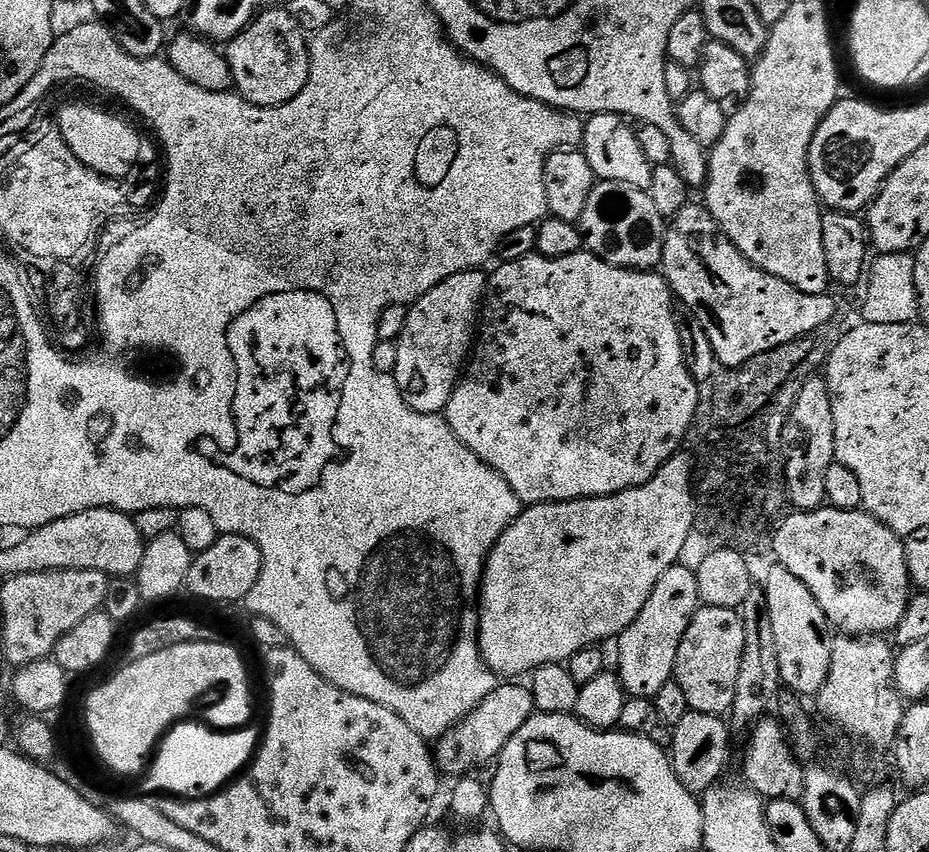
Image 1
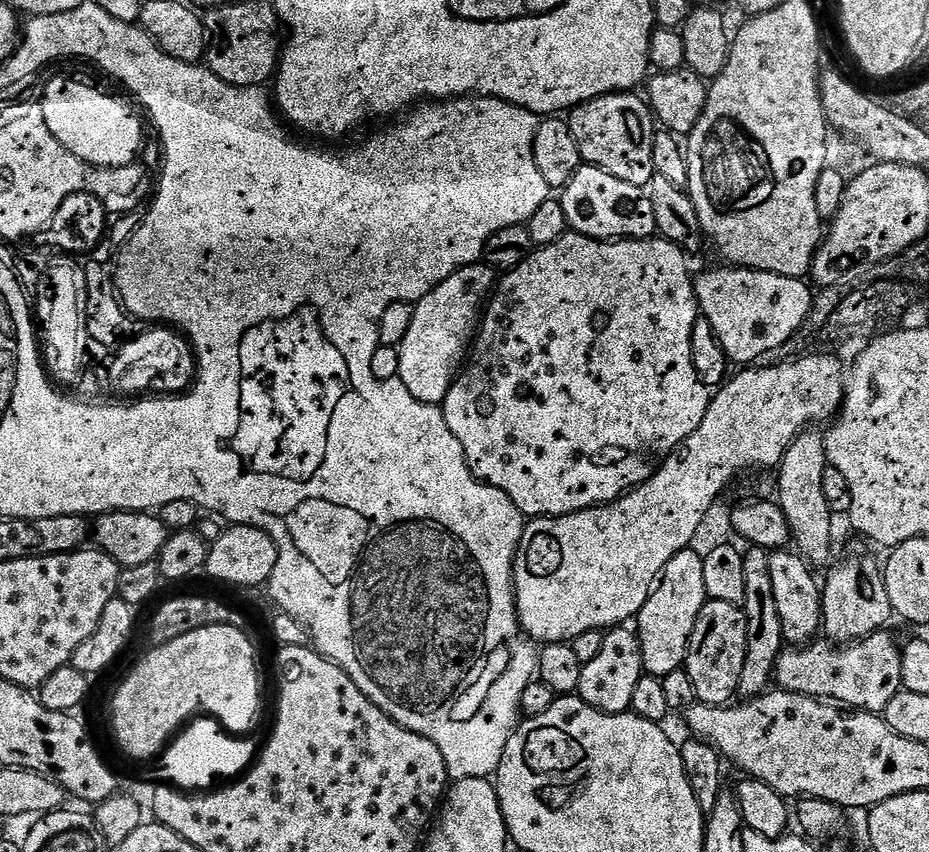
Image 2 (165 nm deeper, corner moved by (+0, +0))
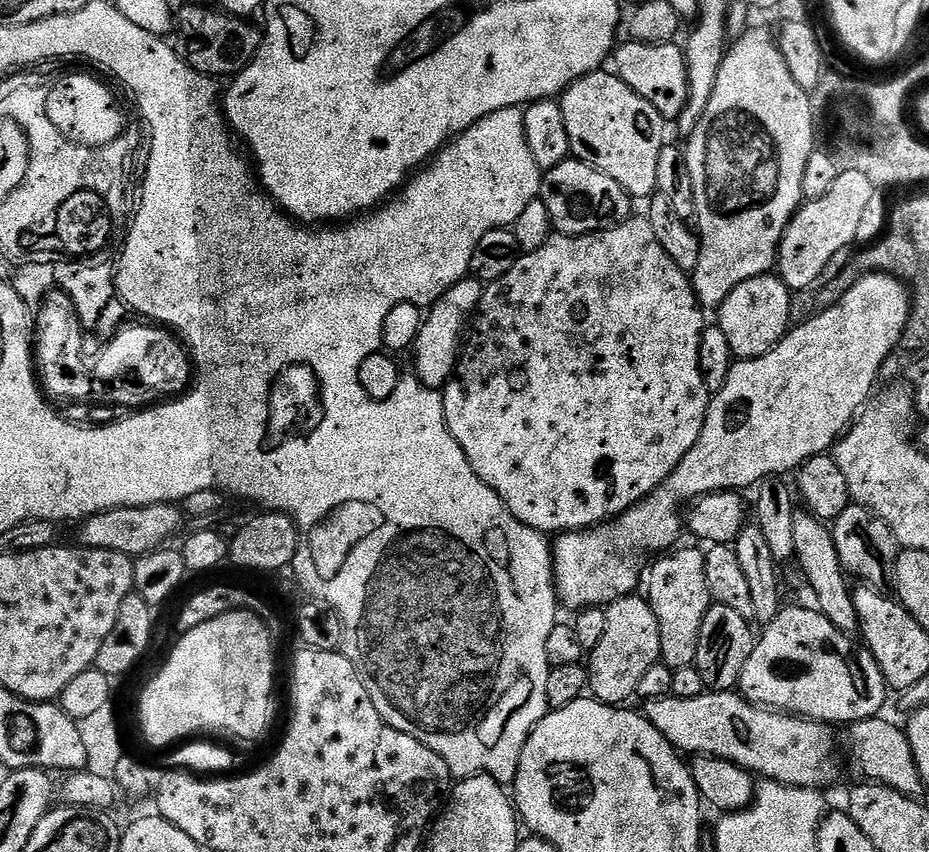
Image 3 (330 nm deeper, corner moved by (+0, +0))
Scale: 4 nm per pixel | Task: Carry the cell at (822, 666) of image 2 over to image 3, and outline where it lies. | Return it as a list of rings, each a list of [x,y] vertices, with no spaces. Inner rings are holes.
[[[781,607],[780,613],[769,624],[763,625],[761,632],[764,633],[761,636],[759,633],[753,643],[750,658],[746,658],[746,666],[742,666],[738,692],[745,700],[829,726],[857,724],[859,720],[871,720],[881,715],[880,707],[890,695],[890,689],[878,662],[867,647],[855,648],[853,637],[842,634],[842,630],[815,607]]]

